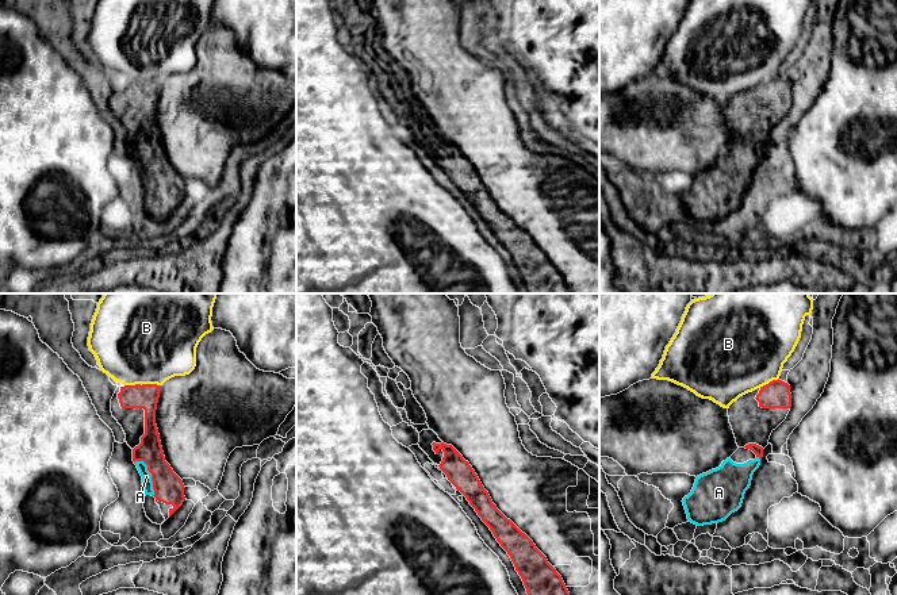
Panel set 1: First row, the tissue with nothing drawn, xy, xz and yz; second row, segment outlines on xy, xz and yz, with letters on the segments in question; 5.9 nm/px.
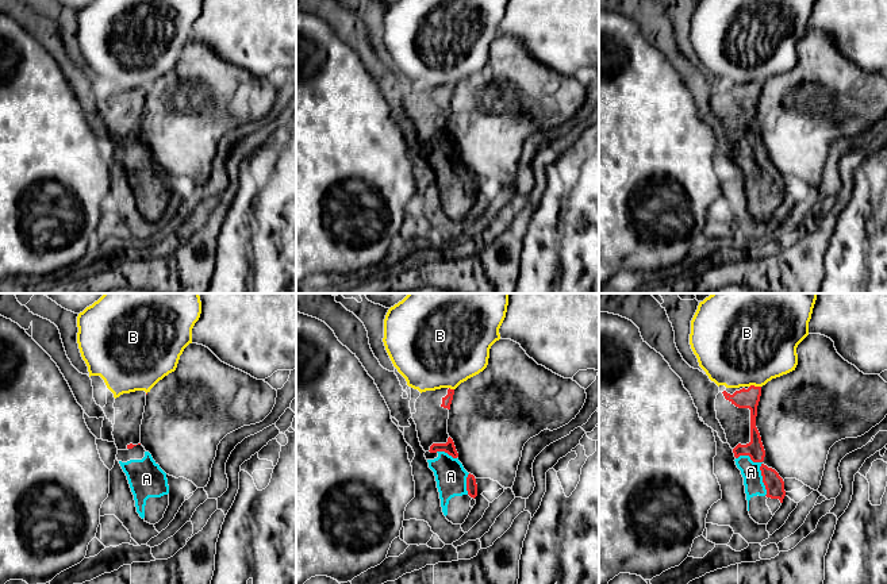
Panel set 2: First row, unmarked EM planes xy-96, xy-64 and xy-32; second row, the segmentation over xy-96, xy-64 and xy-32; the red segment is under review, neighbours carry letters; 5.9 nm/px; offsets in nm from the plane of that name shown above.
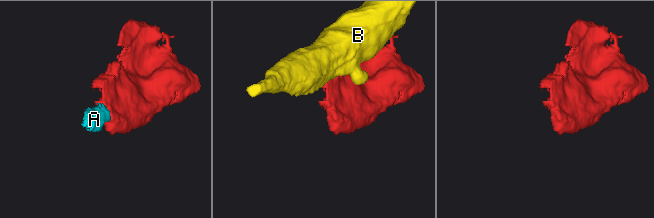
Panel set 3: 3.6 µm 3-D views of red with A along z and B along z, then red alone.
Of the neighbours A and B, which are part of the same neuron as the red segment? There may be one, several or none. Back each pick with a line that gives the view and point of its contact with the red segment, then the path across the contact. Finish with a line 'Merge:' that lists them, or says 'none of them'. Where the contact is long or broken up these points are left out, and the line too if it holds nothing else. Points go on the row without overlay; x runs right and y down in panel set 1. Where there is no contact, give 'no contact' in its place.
A: contact xy (152, 172); way xy (168, 184), (152, 172), (146, 173)
Merge: A

